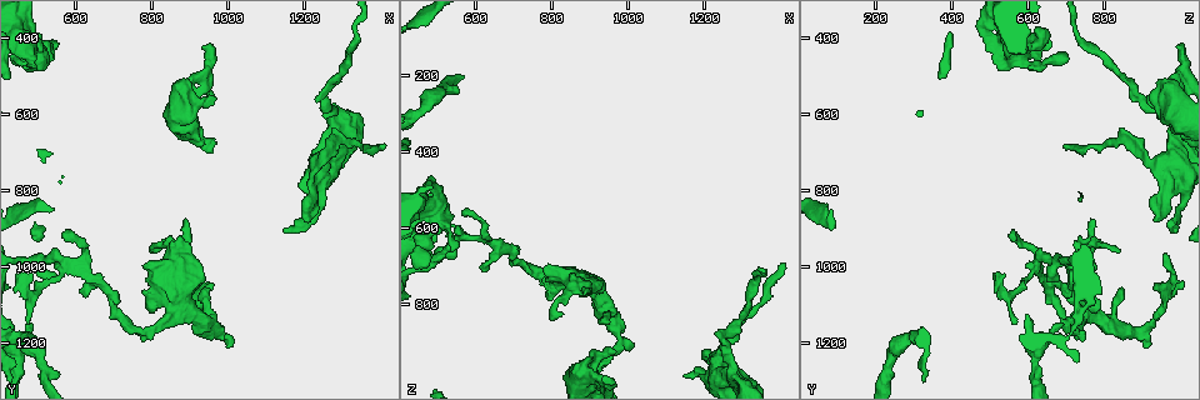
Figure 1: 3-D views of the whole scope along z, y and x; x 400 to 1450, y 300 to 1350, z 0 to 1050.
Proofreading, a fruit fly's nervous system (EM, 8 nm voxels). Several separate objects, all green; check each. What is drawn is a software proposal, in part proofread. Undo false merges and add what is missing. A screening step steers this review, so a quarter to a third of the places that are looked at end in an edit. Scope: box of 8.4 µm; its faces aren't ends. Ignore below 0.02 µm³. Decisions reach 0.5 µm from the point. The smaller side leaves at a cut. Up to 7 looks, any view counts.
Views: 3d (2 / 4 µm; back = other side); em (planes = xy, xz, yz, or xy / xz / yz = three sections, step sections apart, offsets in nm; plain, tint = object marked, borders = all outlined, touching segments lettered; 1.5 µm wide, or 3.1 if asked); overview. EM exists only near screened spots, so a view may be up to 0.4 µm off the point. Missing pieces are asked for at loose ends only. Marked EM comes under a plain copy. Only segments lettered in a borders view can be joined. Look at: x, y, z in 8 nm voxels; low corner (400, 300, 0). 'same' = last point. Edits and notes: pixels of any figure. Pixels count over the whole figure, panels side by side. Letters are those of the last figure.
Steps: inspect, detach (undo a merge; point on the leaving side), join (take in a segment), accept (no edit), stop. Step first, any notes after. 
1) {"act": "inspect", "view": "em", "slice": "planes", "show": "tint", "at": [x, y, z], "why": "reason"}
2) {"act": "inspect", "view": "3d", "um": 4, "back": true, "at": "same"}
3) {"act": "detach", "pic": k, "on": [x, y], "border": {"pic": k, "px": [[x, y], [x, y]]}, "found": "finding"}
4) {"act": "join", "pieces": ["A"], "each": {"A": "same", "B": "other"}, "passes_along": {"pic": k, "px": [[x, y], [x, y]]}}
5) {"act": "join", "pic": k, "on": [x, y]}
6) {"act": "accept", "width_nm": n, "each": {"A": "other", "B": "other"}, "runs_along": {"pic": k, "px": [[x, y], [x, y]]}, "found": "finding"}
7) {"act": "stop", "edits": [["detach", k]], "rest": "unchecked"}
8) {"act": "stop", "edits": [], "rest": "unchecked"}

{"act": "inspect", "view": "3d", "um": 4, "at": [880, 885, 770], "why": "an open end"}

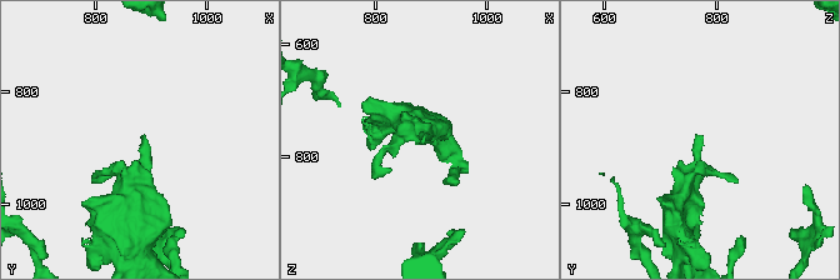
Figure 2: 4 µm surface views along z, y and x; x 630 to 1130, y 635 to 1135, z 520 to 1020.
{"act": "inspect", "view": "em", "slice": "planes", "show": "borders", "at": [885, 875, 780], "why": "shape alone is not enough"}

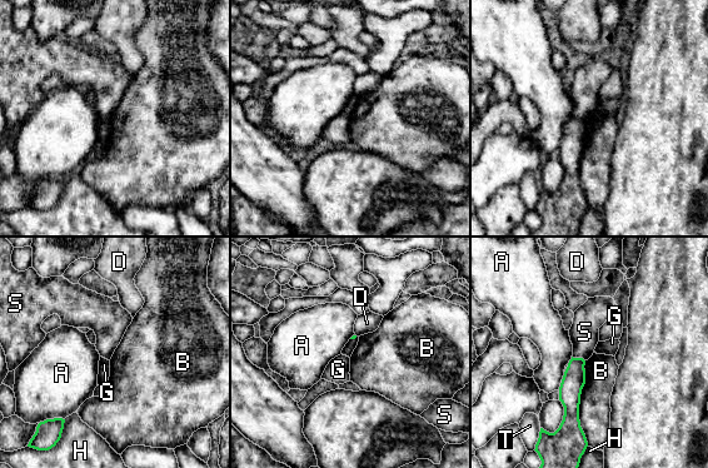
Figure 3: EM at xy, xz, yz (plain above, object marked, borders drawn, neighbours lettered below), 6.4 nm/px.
{"act": "accept", "each": {"A": "other", "B": "other", "D": "other", "G": "other", "H": "other", "S": "other", "T": "other"}, "border": {"pic": 3, "px": [[572, 356], [581, 357], [584, 361]]}, "found": "no lettered segment goes on from it"}

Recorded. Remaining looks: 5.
{"act": "inspect", "view": "em", "slice": "xy", "step": 4, "show": "borders", "at": [1005, 1210, 915], "why": "an open end"}

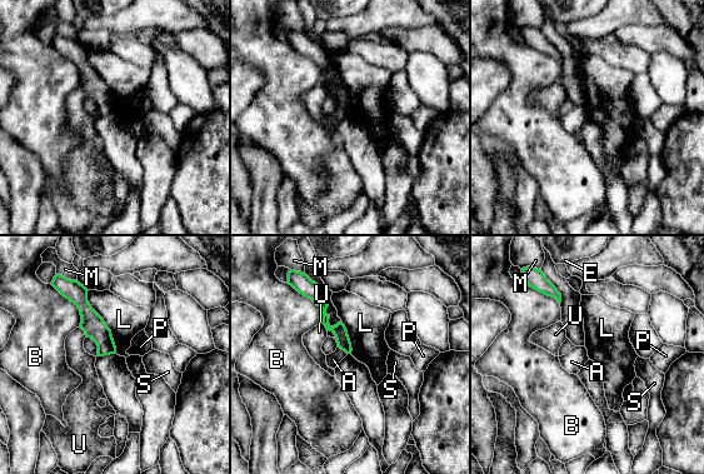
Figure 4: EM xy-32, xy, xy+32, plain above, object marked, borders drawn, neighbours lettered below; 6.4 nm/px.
{"act": "inspect", "view": "em", "slice": "planes", "show": "borders", "at": "same", "why": "another direction"}

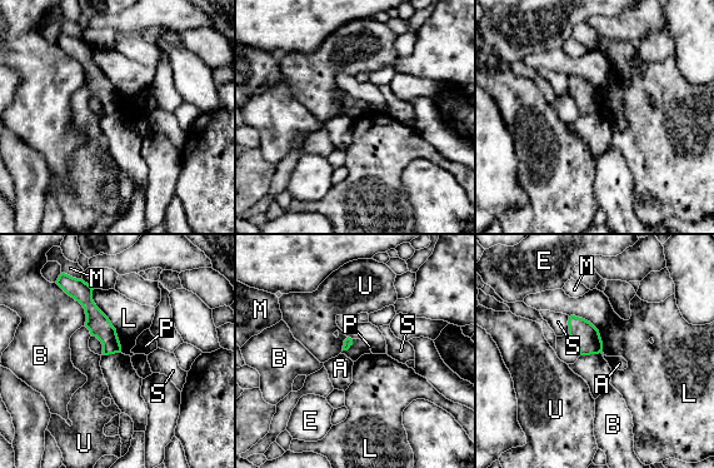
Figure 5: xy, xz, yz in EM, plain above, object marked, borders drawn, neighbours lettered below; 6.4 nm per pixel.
{"act": "accept", "each": {"A": "other", "B": "other", "E": "other", "L": "other", "M": "other", "P": "other", "S": "other", "U": "other"}, "runs_along": {"pic": 5, "px": [[76, 290], [116, 349]]}, "found": "none of them fits"}

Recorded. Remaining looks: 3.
{"act": "inspect", "view": "em", "slice": "xz", "step": 8, "show": "tint", "at": [625, 1080, 705], "why": "an open end"}

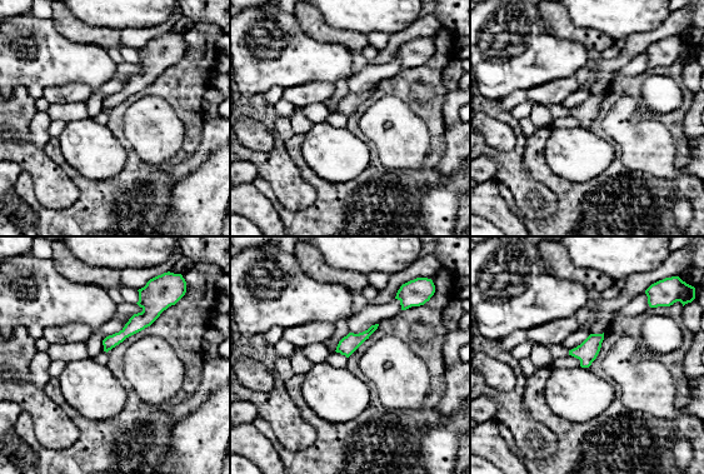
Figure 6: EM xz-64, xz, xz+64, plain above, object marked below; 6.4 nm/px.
{"act": "inspect", "view": "em", "slice": "planes", "show": "borders", "at": "same", "why": "cut it another way"}

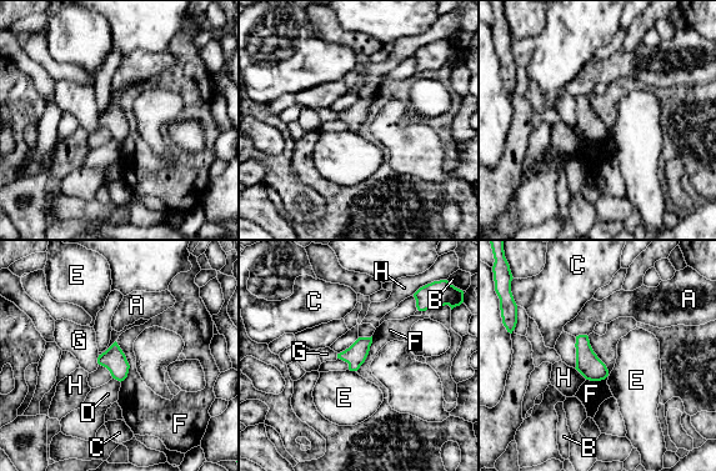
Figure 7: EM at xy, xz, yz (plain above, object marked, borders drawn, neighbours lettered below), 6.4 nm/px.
{"act": "accept", "width_nm": 140, "each": {"A": "other", "B": "other", "C": "other", "D": "other", "E": "other", "F": "other", "G": "other", "H": "other"}, "border": {"pic": 7, "px": [[113, 377], [120, 382]]}, "found": "no lettered segment goes on from it"}

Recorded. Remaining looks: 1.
{"act": "stop", "edits": [], "rest": "unchecked"}

